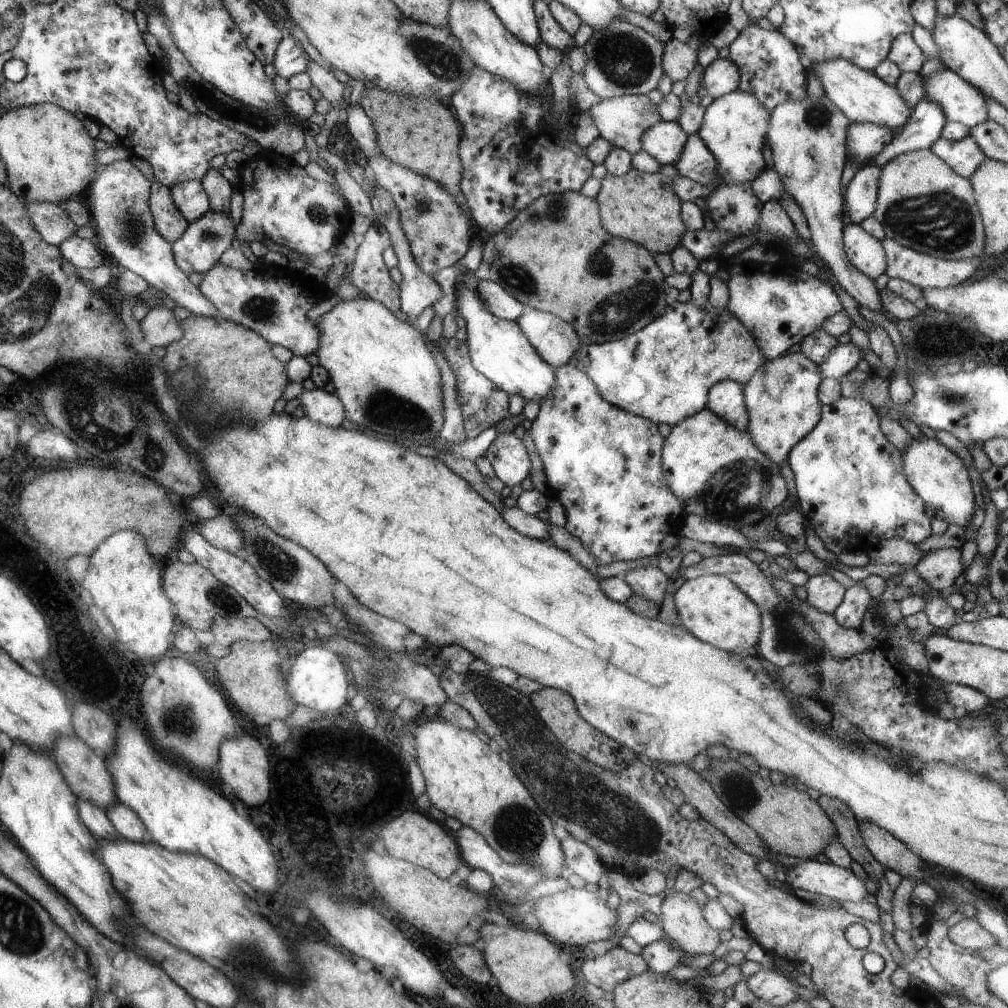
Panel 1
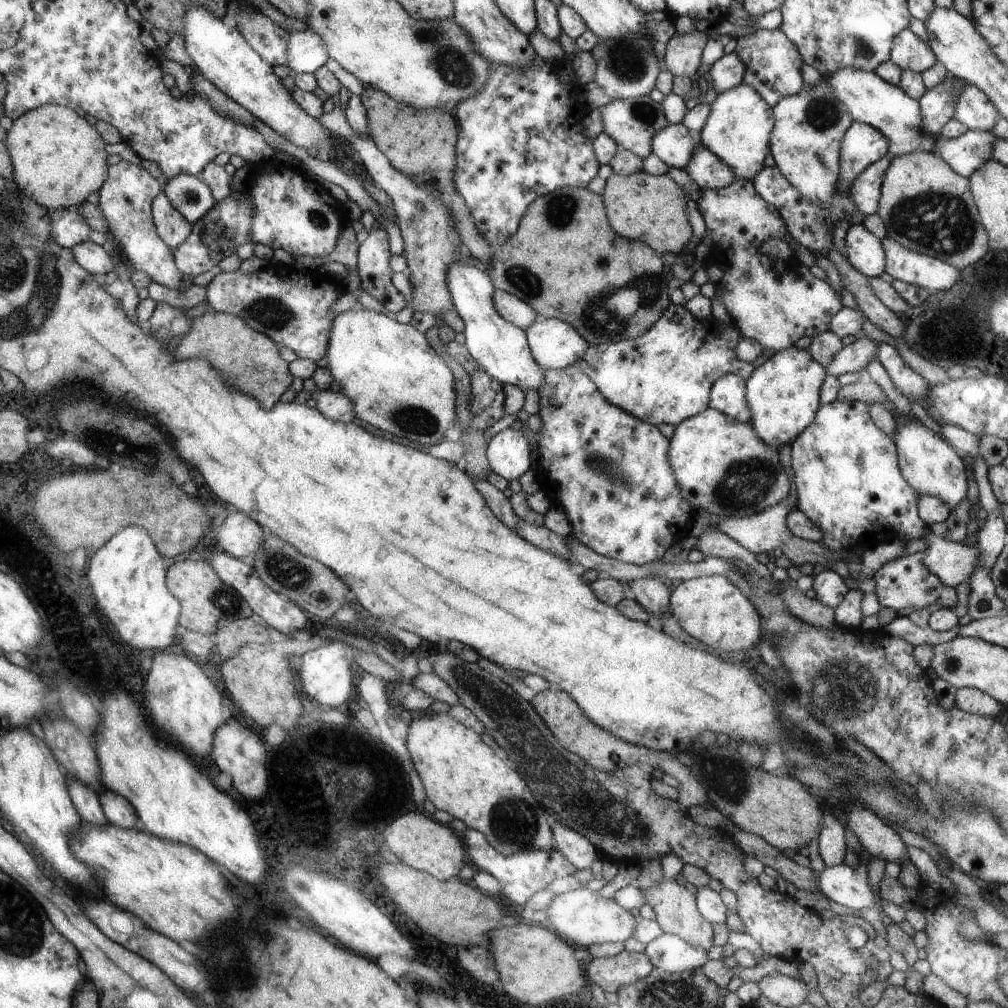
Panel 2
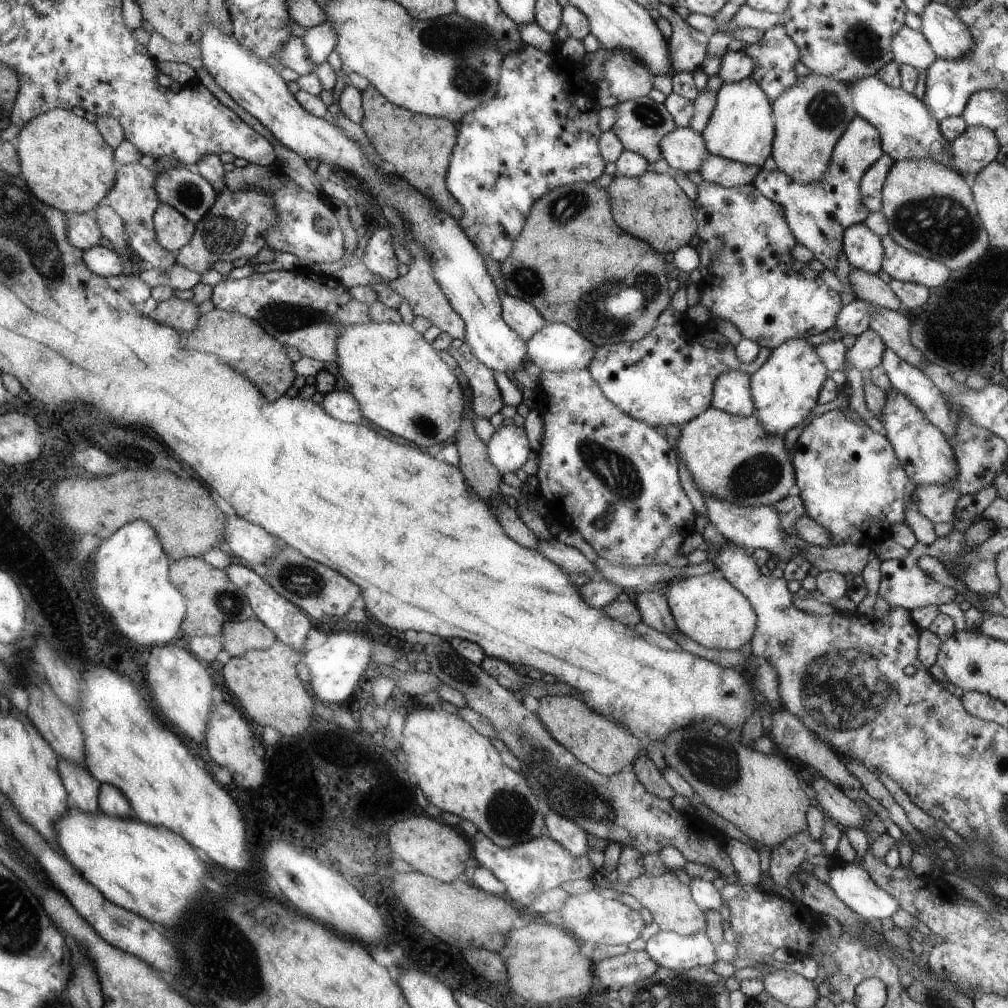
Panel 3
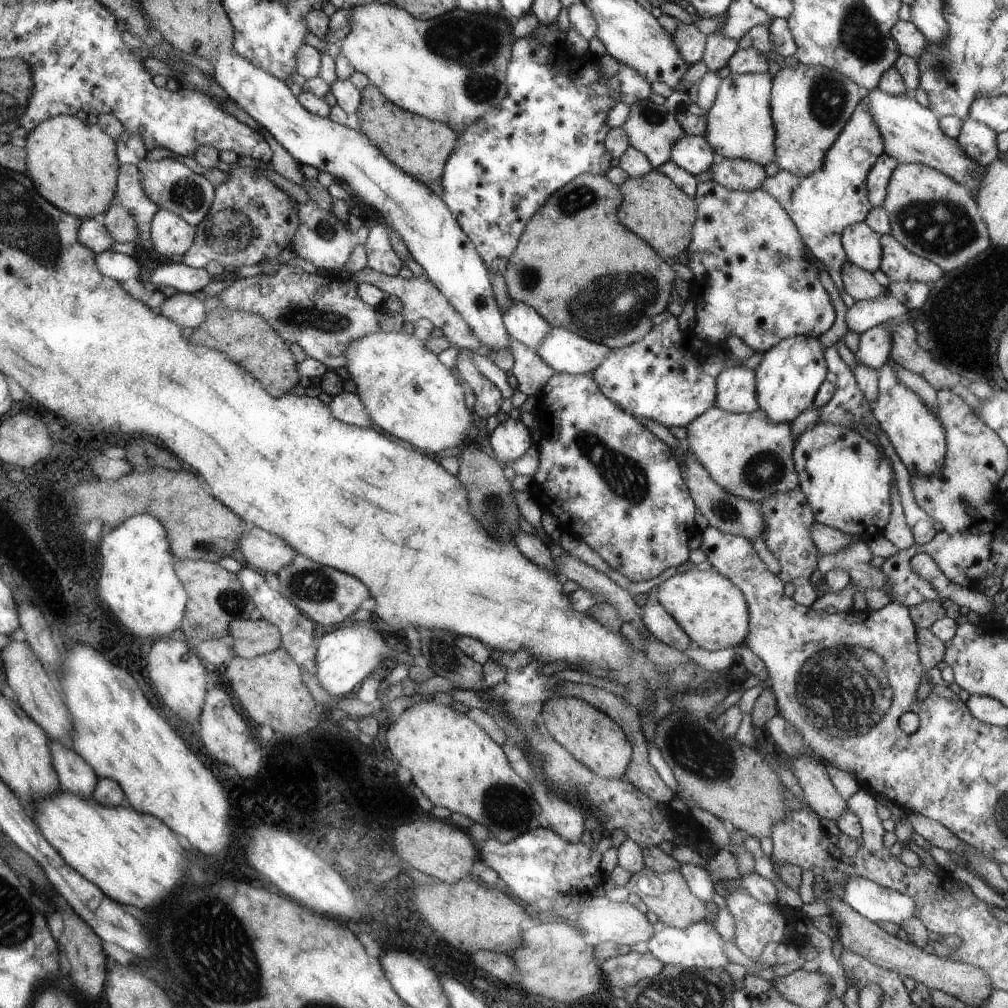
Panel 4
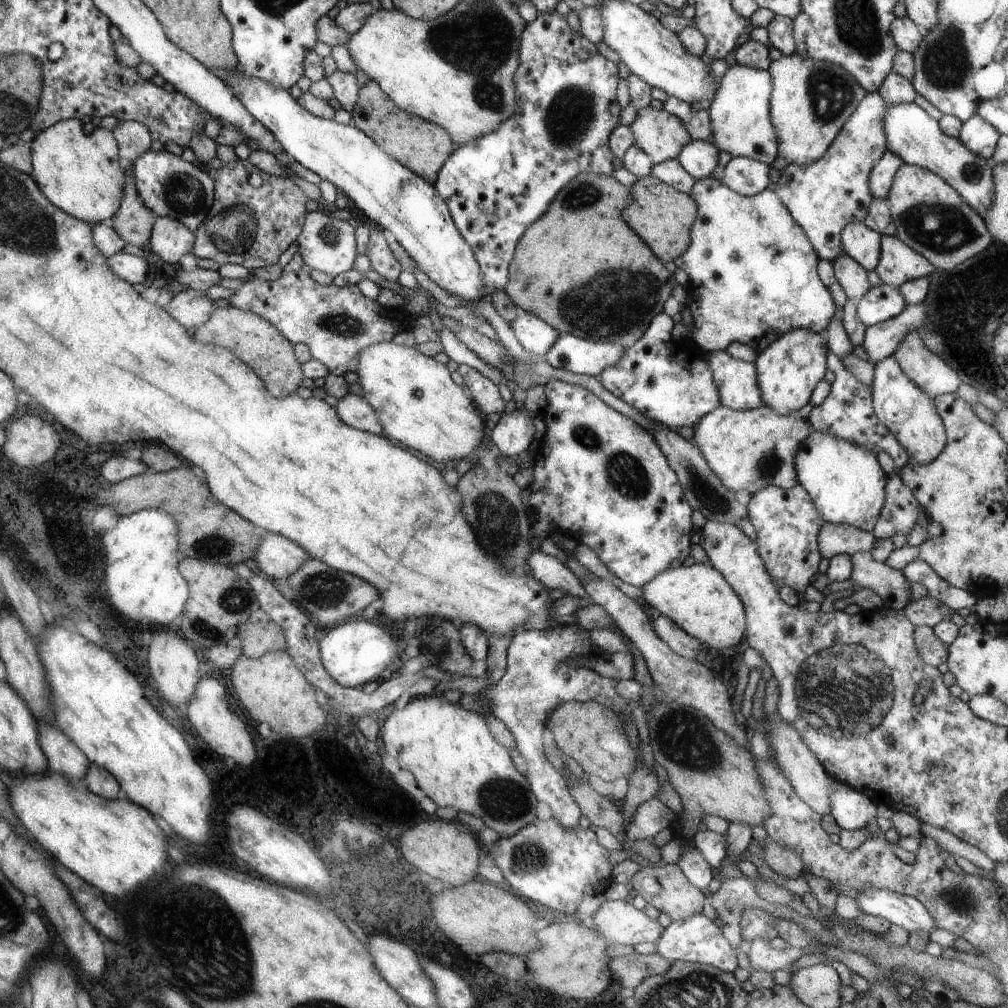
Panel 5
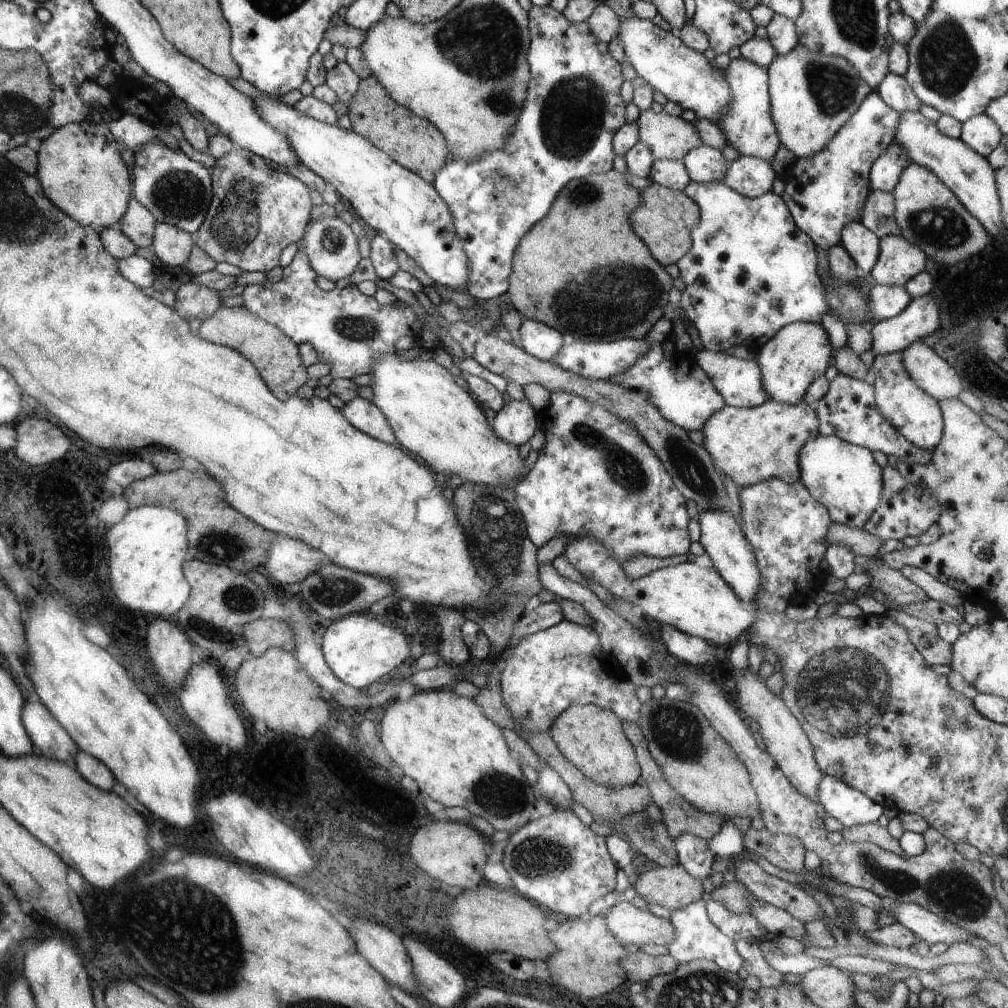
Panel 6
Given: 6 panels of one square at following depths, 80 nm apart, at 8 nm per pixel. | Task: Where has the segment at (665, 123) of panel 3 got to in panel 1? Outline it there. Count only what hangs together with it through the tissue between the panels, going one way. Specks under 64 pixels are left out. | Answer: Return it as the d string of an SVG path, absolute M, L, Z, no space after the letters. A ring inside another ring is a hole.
M624 95L613 99L602 99L589 112L600 137L604 137L614 147L620 147L633 155L643 149L642 135L661 121L659 106L648 95Z

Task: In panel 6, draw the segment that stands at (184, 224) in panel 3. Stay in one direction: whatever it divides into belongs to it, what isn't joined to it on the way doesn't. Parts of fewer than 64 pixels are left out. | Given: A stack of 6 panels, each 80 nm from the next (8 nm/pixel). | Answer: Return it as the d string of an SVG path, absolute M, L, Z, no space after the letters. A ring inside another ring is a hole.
M157 222L152 241L152 252L168 266L182 266L194 248L195 236L183 229Z

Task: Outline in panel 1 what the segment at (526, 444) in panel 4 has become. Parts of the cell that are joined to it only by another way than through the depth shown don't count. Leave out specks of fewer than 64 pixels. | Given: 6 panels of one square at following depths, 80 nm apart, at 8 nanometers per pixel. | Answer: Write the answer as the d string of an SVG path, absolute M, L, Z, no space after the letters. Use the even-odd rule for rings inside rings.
M498 433L484 456L490 461L496 476L510 488L521 484L530 474L530 456L522 439L514 433Z

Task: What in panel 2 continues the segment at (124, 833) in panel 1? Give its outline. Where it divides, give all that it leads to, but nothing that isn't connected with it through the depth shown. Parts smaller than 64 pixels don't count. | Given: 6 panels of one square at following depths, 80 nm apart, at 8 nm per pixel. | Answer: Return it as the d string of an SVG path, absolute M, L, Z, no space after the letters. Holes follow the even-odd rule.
M104 788L104 791L99 792L99 801L108 822L118 825L120 828L146 831L134 807L123 796Z

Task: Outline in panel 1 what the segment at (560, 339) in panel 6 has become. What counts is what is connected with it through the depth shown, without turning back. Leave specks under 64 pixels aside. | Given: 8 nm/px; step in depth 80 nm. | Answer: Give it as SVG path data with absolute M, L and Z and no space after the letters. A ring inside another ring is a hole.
M479 279L479 295L492 313L507 321L517 321L528 310L523 302L492 281Z

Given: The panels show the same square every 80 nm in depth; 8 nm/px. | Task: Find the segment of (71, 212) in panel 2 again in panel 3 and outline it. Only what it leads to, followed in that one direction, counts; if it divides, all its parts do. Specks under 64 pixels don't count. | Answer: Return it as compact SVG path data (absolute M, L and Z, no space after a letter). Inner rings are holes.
M93 214L68 216L68 242L83 251L100 245L103 234Z

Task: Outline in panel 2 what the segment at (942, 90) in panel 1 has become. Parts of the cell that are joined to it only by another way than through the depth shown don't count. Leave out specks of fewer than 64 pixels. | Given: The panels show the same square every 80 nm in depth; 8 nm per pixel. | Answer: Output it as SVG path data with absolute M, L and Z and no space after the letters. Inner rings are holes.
M967 84L961 93L955 94L955 115L954 119L963 122L970 130L992 131L994 124L998 120L999 110L994 101L980 90L977 86Z

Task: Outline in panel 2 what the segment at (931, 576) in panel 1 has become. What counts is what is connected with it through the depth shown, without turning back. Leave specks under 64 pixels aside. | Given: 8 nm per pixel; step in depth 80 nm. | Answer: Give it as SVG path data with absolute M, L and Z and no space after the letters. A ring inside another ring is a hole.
M931 531L923 538L927 540L923 564L932 574L946 586L954 588L962 582L969 582L981 563L978 545L962 545L940 538Z

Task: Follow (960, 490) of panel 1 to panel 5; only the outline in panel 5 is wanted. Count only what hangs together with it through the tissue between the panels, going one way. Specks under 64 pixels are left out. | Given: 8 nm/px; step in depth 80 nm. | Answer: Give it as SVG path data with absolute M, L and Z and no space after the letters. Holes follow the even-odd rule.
M894 355L878 361L874 366L871 387L873 409L878 420L888 427L897 442L909 452L912 464L925 465L932 462L947 443L945 428L935 402L903 373Z

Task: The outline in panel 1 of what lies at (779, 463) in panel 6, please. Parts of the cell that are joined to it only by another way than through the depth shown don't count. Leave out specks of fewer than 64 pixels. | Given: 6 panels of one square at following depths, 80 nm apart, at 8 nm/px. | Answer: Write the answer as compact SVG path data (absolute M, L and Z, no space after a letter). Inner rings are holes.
M708 408L672 427L670 435L664 439L661 465L669 489L681 500L686 514L700 515L736 530L759 524L789 496L780 467L757 448L751 434L730 426Z

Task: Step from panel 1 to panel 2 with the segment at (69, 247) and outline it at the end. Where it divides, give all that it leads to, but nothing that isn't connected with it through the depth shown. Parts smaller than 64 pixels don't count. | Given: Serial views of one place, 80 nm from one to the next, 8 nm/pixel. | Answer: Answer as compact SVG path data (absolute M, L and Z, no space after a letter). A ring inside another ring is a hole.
M92 241L74 245L73 255L88 272L94 274L108 274L116 270L117 258Z

